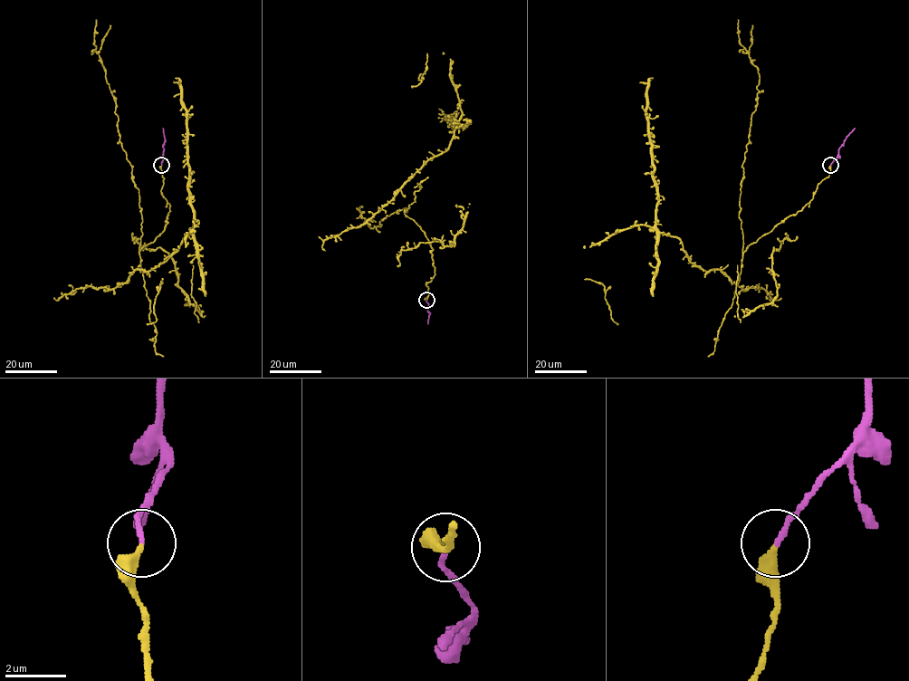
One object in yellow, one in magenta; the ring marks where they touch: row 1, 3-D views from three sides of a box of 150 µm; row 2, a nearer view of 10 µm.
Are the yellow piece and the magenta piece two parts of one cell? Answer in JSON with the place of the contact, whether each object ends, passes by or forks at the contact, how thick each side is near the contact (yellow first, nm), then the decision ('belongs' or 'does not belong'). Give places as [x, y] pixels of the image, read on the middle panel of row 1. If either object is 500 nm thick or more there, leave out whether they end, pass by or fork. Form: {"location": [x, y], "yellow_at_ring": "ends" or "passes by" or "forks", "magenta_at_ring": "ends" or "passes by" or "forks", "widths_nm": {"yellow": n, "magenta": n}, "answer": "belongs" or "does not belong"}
{"location": [426, 300], "yellow_at_ring": "ends", "magenta_at_ring": "ends", "widths_nm": {"yellow": 340, "magenta": 160}, "answer": "belongs"}

